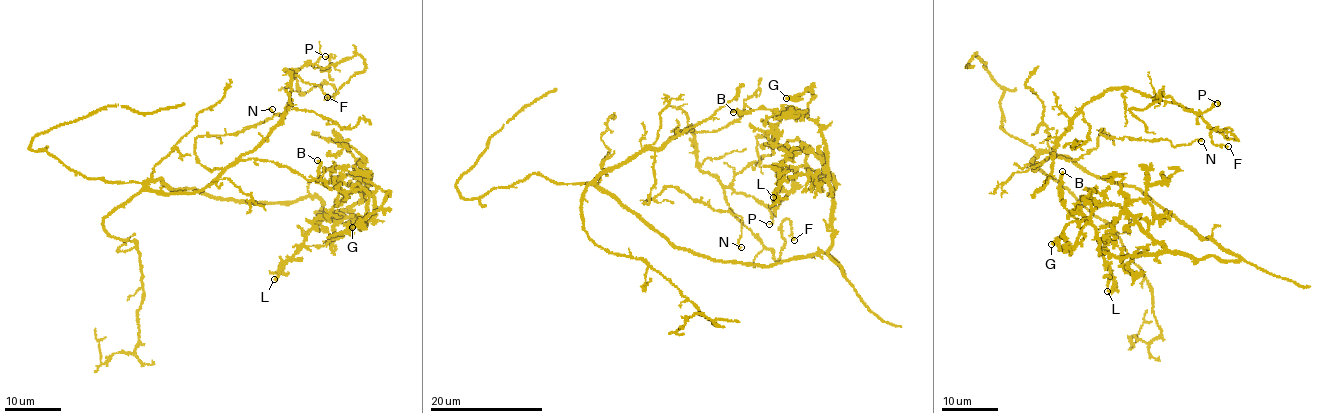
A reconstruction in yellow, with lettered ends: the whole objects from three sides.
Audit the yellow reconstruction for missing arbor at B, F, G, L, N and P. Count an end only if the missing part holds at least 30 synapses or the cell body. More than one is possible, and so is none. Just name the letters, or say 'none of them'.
none of them

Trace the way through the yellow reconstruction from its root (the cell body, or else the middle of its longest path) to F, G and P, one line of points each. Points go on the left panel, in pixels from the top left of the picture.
F: (175, 190), (148, 186), (203, 189), (262, 142), (288, 103), (286, 69), (300, 94), (326, 82), (327, 97)
G: (175, 190), (267, 202), (318, 196), (318, 213), (348, 211), (367, 224), (374, 191), (389, 192), (352, 227)
P: (175, 190), (148, 186), (211, 184), (282, 117), (285, 69), (326, 70), (325, 56)

